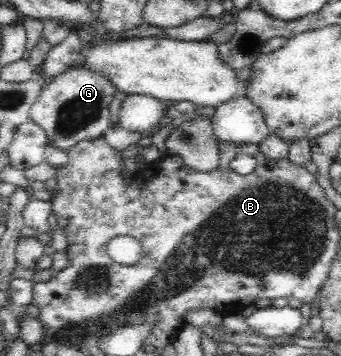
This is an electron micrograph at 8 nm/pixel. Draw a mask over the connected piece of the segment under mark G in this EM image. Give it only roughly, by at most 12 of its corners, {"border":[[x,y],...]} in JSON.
{"border":[[72,67],[43,85],[29,117],[49,150],[99,138],[116,85]]}

